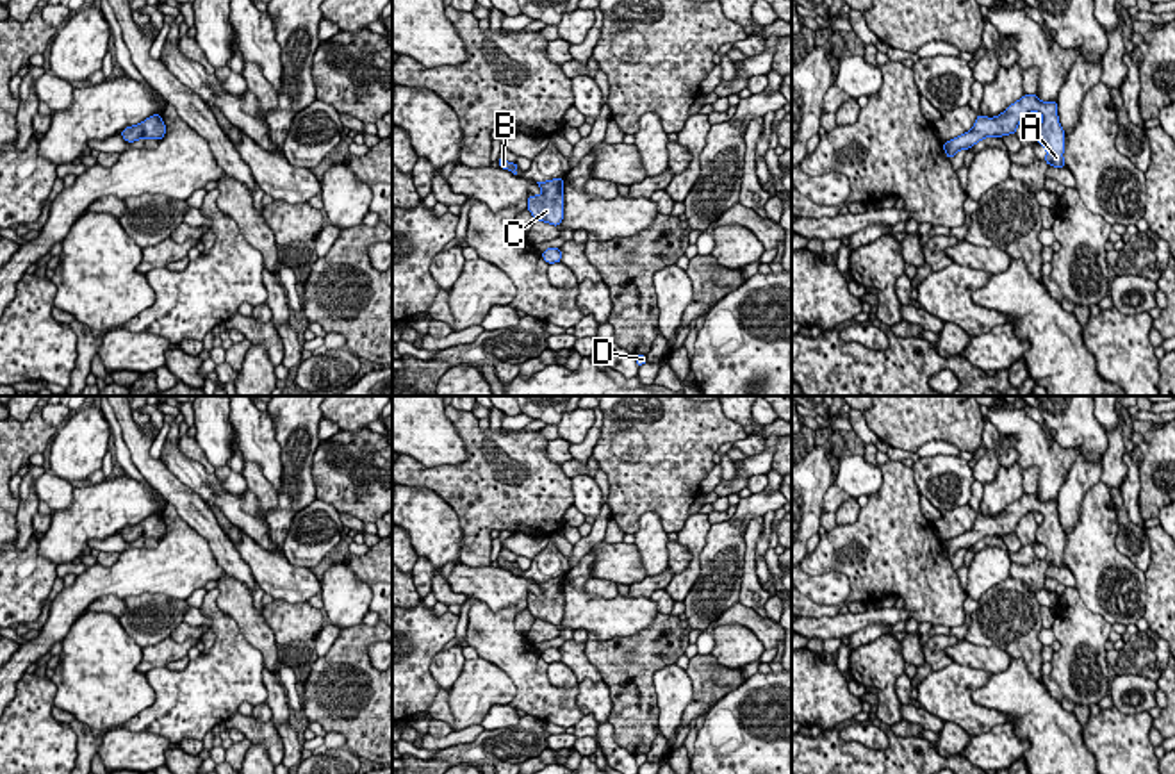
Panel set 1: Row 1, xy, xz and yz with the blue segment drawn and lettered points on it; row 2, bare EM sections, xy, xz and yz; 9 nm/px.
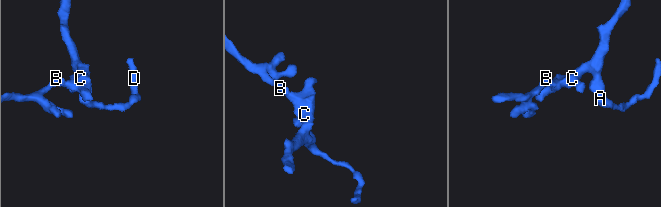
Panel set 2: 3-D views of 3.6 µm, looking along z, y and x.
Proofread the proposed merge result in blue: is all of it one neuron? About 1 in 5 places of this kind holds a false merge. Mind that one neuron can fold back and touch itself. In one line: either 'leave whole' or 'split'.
leave whole

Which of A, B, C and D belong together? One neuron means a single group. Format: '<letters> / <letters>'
A B C D

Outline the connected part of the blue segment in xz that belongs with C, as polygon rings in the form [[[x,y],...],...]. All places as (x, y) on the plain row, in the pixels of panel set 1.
[[[563,576],[537,583],[544,592],[528,596],[528,610],[535,619],[560,626],[563,617]]]

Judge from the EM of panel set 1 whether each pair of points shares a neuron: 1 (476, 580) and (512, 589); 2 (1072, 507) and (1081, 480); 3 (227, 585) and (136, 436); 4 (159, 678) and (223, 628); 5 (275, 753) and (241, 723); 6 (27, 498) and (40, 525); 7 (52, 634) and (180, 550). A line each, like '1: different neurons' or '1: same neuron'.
1: same neuron
2: same neuron
3: different neurons
4: same neuron
5: same neuron
6: different neurons
7: same neuron

